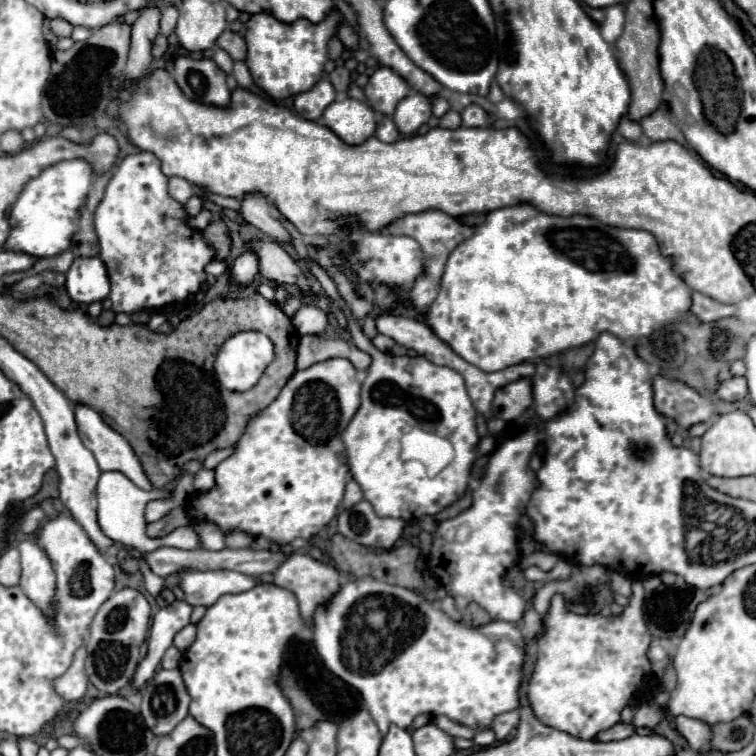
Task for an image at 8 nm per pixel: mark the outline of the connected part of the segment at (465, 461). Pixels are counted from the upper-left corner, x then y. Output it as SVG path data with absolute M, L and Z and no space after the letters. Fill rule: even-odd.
M312 265L310 271L324 287L324 295L344 311L354 345L372 355L372 367L366 371L362 383L360 409L342 435L352 477L362 487L364 499L372 503L376 515L380 517L412 521L412 517L420 519L424 515L440 513L466 493L480 443L476 429L476 409L466 393L464 379L454 369L432 365L424 357L394 357L390 353L378 351L348 313L348 305L344 305L336 283L326 275L326 271L322 271L318 265ZM416 427L436 433L454 445L454 461L436 477L428 477L422 463L400 459L400 439Z

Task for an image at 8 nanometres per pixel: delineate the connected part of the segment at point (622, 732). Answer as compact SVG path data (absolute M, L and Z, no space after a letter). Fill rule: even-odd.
M618 723L618 725L614 725L612 729L606 729L606 731L598 733L598 735L594 737L594 741L602 741L602 743L608 743L608 741L622 741L622 739L628 739L630 735L634 735L632 725L622 725L622 723Z

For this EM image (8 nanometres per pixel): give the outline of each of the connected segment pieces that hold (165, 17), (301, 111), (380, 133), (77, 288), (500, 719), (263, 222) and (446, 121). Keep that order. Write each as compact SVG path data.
M176 7L164 9L164 11L162 11L162 19L160 19L160 35L168 37L170 33L174 33L176 21L178 21L178 9L176 9Z
M318 81L308 93L300 93L294 97L294 109L300 117L318 121L324 113L324 109L334 101L336 91L330 85L330 81Z
M382 117L382 119L380 119L378 129L376 129L376 137L378 137L380 141L388 141L388 143L392 143L392 141L396 141L396 139L400 137L400 133L398 133L392 117Z
M78 257L66 273L66 291L74 303L104 301L110 295L108 269L100 257Z
M516 709L498 715L498 717L494 719L494 723L492 723L492 731L496 733L496 739L498 739L498 741L506 741L506 737L510 735L510 731L518 725L518 719L520 719L520 715L518 715Z
M250 191L240 199L240 213L242 217L258 227L262 233L270 235L272 239L280 243L290 243L290 233L280 225L280 221L274 217L274 205L258 191Z
M448 111L444 117L440 117L440 127L442 129L456 129L456 127L460 127L462 125L462 119L460 119L460 113L456 113L456 111Z

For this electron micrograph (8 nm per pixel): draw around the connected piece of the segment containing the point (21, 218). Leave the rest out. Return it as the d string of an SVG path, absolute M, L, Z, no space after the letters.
M84 159L60 161L56 165L46 167L38 177L30 179L8 213L10 233L4 243L4 249L14 253L26 253L34 259L44 259L44 257L52 259L68 251L92 179L94 179L94 169Z

